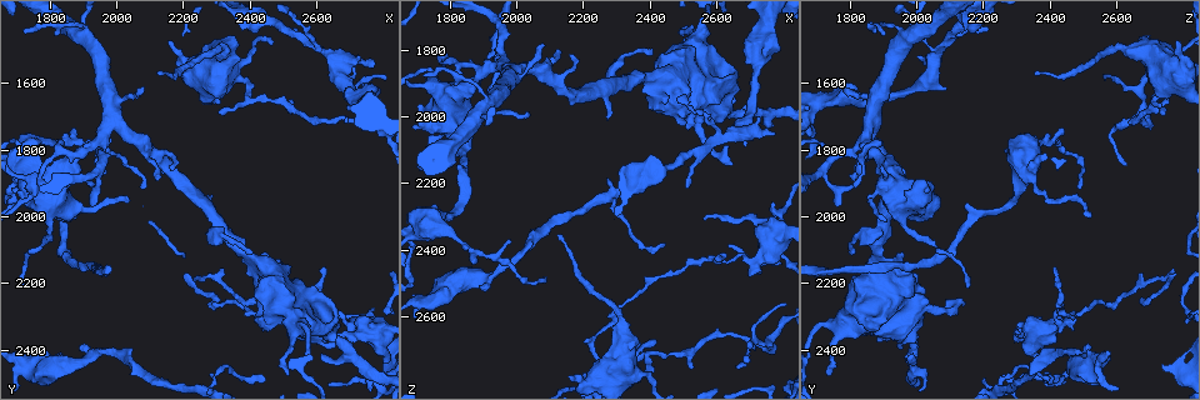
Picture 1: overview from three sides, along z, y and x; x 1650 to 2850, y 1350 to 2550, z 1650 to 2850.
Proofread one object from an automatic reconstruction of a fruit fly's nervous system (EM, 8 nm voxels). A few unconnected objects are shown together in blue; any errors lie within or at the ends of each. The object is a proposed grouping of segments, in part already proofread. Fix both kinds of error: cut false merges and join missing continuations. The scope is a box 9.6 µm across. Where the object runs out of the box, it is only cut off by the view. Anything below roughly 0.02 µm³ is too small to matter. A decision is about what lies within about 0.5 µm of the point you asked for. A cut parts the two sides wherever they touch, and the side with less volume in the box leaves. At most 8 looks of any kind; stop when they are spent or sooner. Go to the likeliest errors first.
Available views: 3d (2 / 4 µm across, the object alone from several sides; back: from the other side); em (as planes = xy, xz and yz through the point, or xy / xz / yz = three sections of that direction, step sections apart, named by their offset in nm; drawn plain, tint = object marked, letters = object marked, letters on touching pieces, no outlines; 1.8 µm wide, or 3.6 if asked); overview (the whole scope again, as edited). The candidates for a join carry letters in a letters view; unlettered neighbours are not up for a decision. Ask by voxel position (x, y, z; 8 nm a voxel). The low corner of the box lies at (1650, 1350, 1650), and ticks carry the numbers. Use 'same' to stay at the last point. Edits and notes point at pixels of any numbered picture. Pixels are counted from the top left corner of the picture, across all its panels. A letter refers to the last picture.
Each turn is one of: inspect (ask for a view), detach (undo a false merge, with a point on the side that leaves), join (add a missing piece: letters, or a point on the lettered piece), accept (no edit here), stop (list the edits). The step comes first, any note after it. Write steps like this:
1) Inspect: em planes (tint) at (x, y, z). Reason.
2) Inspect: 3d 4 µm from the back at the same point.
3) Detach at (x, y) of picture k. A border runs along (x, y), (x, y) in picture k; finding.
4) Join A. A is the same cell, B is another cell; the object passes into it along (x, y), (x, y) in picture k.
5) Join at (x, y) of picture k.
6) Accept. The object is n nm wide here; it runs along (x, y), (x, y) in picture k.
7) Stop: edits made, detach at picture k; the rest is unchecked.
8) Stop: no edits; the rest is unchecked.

Inspect: em xz step 16 (letters) at (1930, 2430, 2480).

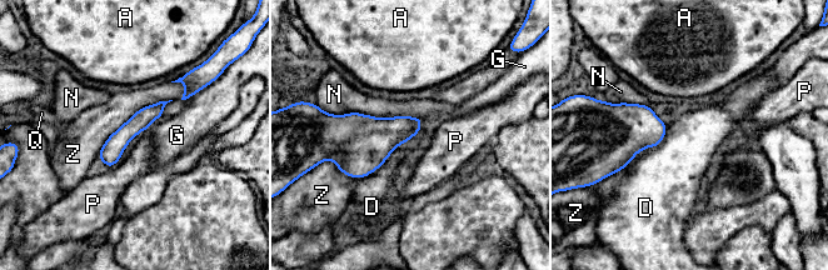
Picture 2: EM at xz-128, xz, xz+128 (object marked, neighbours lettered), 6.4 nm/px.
Accept. A, D, G, N, P, Q and Z are other cells; it runs along (161, 104), (101, 155) in picture 2; continuous, no second neuron.

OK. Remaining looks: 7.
Inspect: em xy step 4 (tint) at (1780, 1930, 1980). Calibre changes.

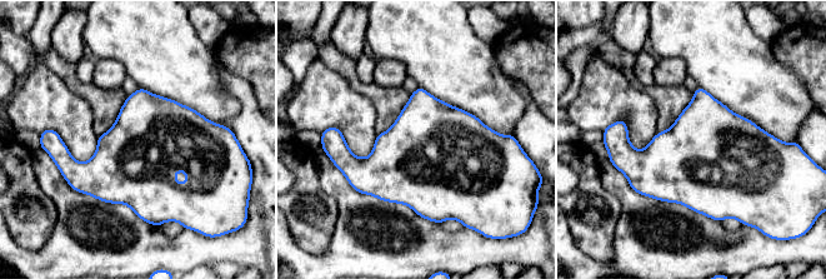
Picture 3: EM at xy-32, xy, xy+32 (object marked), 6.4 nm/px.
Inspect: em planes (letters) at the same point. Another direction.

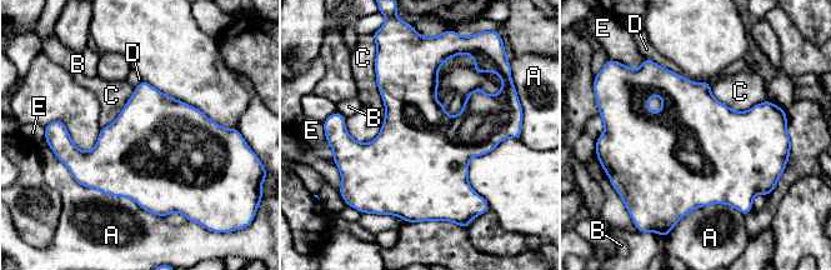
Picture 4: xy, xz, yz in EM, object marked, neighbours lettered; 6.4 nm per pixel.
Accept. A, B, C, D and E are other cells; a border runs along (710, 84), (735, 110), (767, 99) in picture 4; all the same neuron.

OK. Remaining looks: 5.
Inspect: em 3.6 µm yz step 4 (letters) at (2610, 2270, 2440).

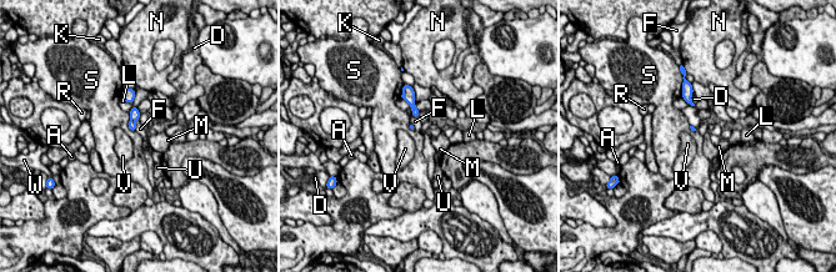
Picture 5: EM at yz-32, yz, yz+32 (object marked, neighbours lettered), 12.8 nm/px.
Accept. A, D, F, K, L, M, N, R, S, U, V and W are other cells; a border runs along (128, 112), (129, 127), (135, 131) in picture 5; all the same neuron.

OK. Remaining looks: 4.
Inspect: 3d 4 µm from the back at (2320, 2030, 1900). Abrupt turn.

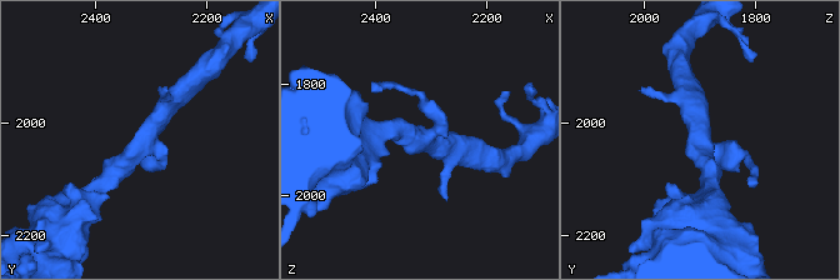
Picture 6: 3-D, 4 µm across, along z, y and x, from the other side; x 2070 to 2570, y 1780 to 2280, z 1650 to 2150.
Inspect: em 3.6 µm xz step 8 (tint) at (2315, 2035, 1895). Now the EM.

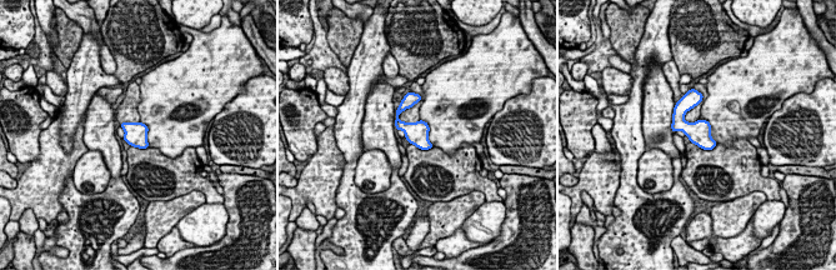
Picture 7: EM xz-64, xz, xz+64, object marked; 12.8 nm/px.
Inspect: em 3.6 µm yz step 8 (letters) at the same point.

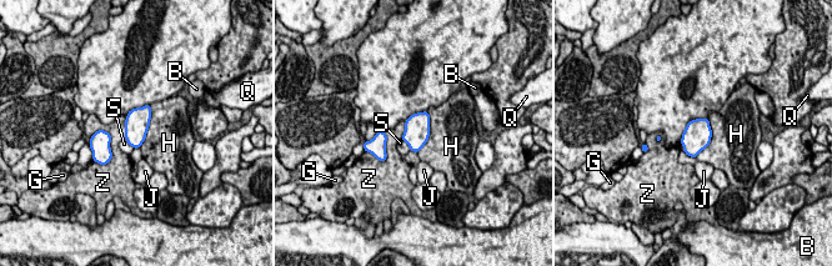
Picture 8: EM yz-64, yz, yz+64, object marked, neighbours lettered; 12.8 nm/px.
Accept. The object is 320 nm wide here; B, G, H, J, Q, S and Z are other cells; one neuron here.

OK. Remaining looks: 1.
Stop: no edits; the rest is unchecked.

